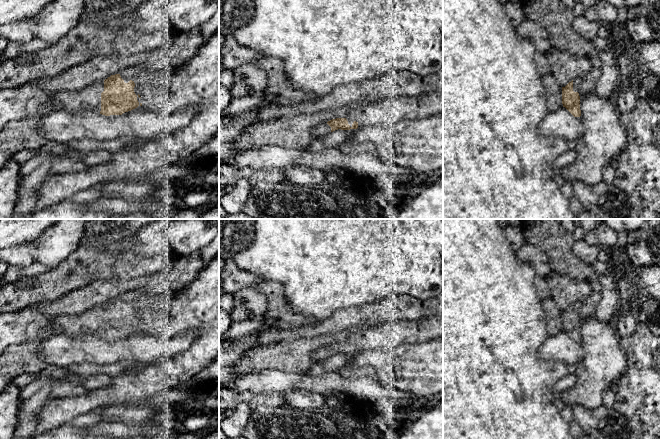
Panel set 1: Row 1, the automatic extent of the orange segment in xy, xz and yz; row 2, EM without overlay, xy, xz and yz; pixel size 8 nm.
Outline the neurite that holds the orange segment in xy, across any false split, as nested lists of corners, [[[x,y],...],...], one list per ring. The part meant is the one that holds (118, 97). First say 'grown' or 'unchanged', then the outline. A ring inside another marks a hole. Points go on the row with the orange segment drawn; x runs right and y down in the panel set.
grown; [[[120,74],[111,75],[104,81],[96,82],[78,91],[60,91],[53,98],[53,102],[45,110],[42,116],[33,116],[20,120],[9,121],[0,131],[0,169],[16,153],[23,149],[38,149],[46,144],[46,139],[38,132],[41,119],[55,111],[67,111],[79,113],[93,111],[105,116],[122,115],[139,106],[137,95],[134,92],[135,83],[130,80],[125,83]]]

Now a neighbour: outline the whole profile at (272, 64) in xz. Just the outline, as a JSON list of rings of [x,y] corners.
[[[266,56],[253,62],[268,77],[264,90],[265,102],[278,105],[296,105],[317,98],[315,94],[305,93],[289,84],[284,63],[280,58]]]

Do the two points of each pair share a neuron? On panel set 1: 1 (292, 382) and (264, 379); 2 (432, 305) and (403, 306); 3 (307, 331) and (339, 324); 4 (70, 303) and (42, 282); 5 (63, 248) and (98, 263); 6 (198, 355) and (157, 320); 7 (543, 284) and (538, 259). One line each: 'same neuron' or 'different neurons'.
1: same neuron
2: same neuron
3: same neuron
4: different neurons
5: different neurons
6: same neuron
7: same neuron

